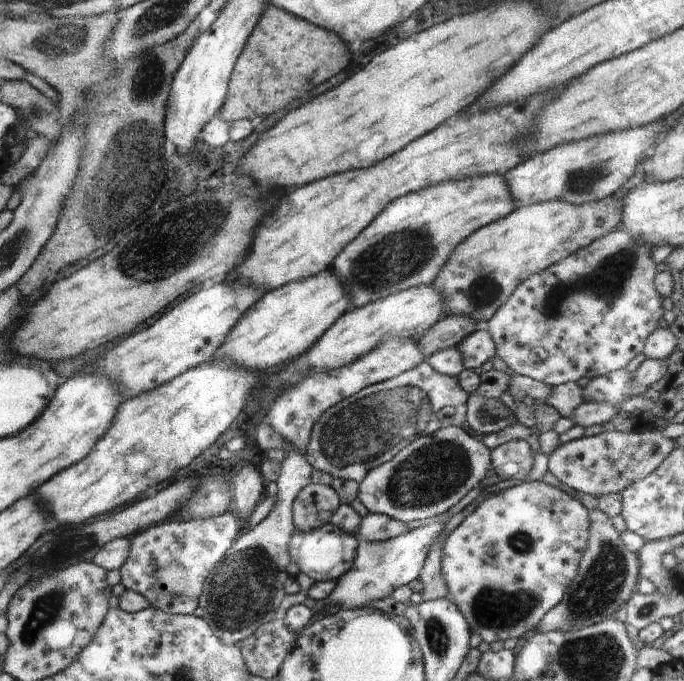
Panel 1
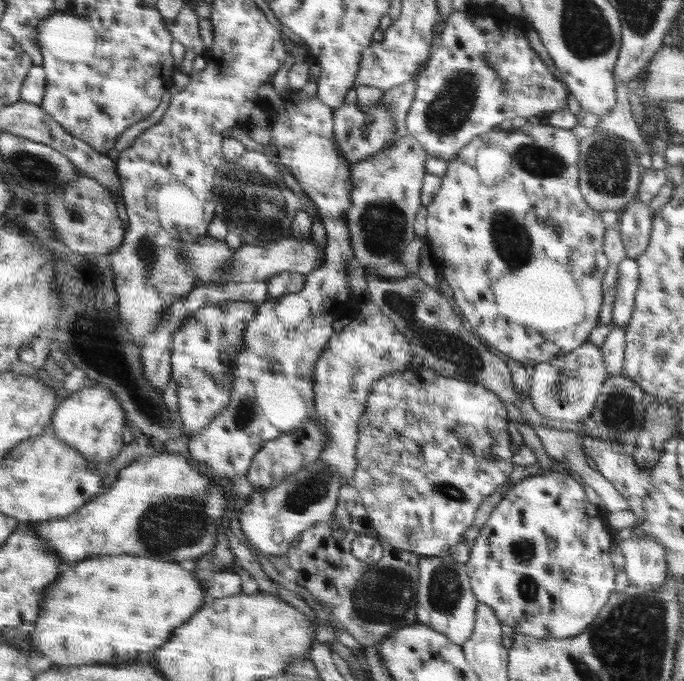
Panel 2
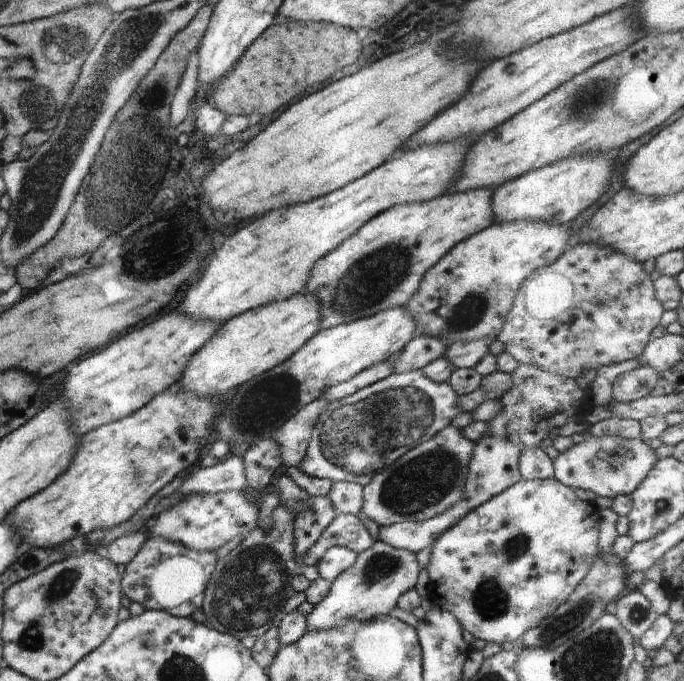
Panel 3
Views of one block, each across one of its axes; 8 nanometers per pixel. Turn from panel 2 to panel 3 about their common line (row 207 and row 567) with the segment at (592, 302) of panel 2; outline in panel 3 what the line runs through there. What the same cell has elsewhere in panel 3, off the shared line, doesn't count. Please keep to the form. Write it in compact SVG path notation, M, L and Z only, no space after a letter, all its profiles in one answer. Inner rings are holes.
M554 477L520 480L438 537L427 565L430 577L427 595L434 605L456 616L463 629L475 639L500 645L506 641L513 643L556 611L587 576L599 554L597 512Z

